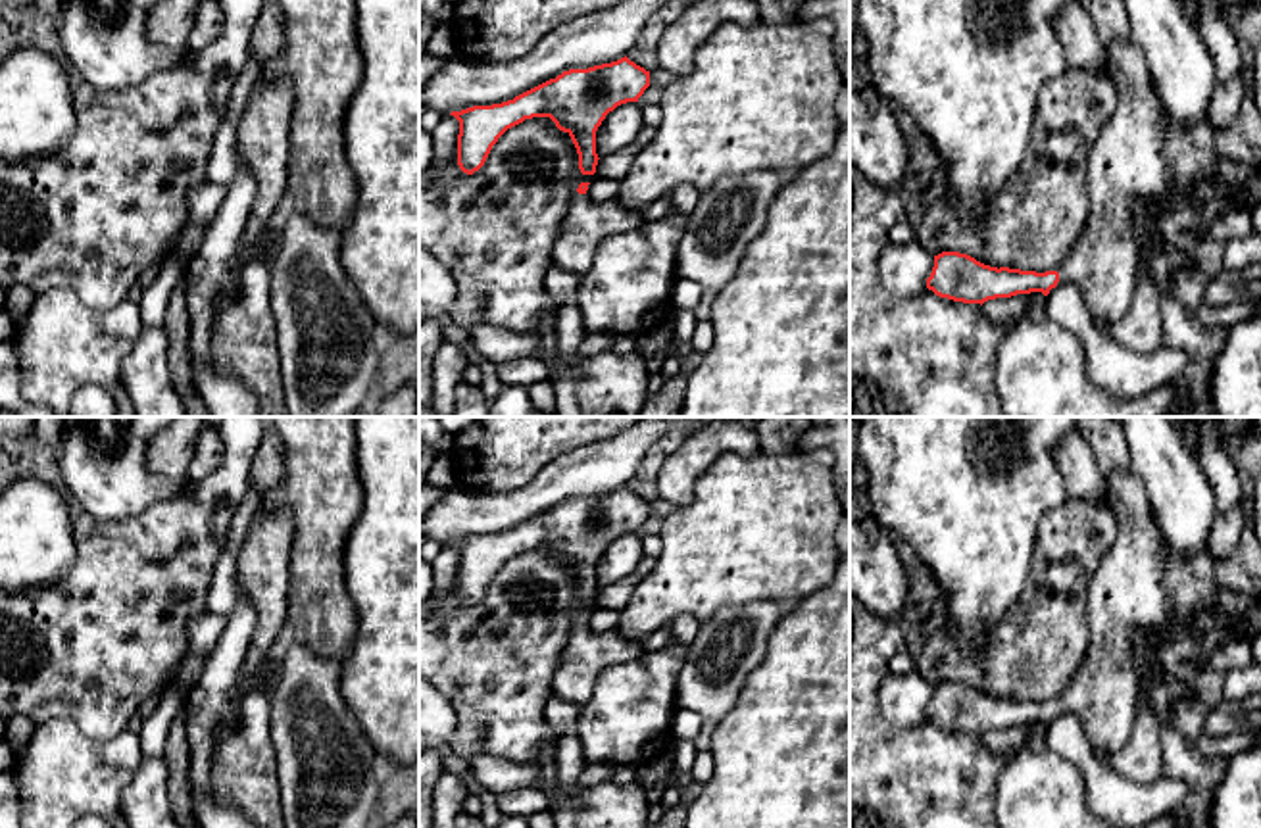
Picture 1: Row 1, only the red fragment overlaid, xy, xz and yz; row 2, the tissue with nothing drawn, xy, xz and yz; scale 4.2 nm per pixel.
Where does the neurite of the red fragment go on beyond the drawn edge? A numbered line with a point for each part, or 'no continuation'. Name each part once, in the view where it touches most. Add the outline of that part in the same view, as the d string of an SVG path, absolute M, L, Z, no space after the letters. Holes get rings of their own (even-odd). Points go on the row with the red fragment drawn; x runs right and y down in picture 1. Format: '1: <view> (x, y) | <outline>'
1: yz (1127, 164) | M1132 35L1107 46L1107 75L1119 94L1119 106L1088 158L1092 207L1084 232L1057 269L1059 280L1075 284L1082 294L1098 330L1126 315L1140 279L1142 246L1132 232L1136 202L1144 198L1165 202L1178 188L1165 158L1163 102L1146 54Z

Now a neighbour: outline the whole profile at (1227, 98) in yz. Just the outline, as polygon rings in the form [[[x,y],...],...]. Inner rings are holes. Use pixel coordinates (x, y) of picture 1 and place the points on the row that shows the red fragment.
[[[1242,79],[1215,85],[1209,106],[1209,119],[1211,125],[1215,127],[1215,133],[1226,131],[1232,123],[1236,123],[1236,115],[1242,104],[1244,104]]]

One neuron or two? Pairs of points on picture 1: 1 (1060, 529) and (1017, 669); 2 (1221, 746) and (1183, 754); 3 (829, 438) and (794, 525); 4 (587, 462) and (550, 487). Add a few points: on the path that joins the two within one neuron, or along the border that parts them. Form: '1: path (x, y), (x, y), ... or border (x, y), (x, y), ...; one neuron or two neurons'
1: path (1060, 563), (1058, 594), (1044, 634); one neuron
2: border (1194, 744), (1206, 757), (1223, 757), (1227, 761); two neurons
3: border (798, 448), (829, 452); two neurons
4: path (577, 471), (560, 481); one neuron

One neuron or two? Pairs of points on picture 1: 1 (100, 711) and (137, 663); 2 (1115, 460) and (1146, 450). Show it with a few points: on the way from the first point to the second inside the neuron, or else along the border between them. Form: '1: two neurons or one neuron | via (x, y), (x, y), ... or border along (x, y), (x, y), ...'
1: one neuron | via (100, 700), (125, 675)
2: two neurons | border along (1125, 437), (1131, 463)

